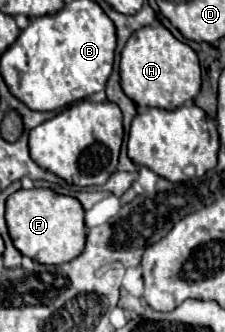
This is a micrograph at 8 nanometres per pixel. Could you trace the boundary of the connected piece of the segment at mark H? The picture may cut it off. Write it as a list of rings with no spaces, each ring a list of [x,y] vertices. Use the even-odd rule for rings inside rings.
[[[146,26],[136,30],[122,50],[120,84],[124,94],[136,106],[156,106],[174,110],[200,92],[200,64],[196,52],[172,36],[164,26]]]

